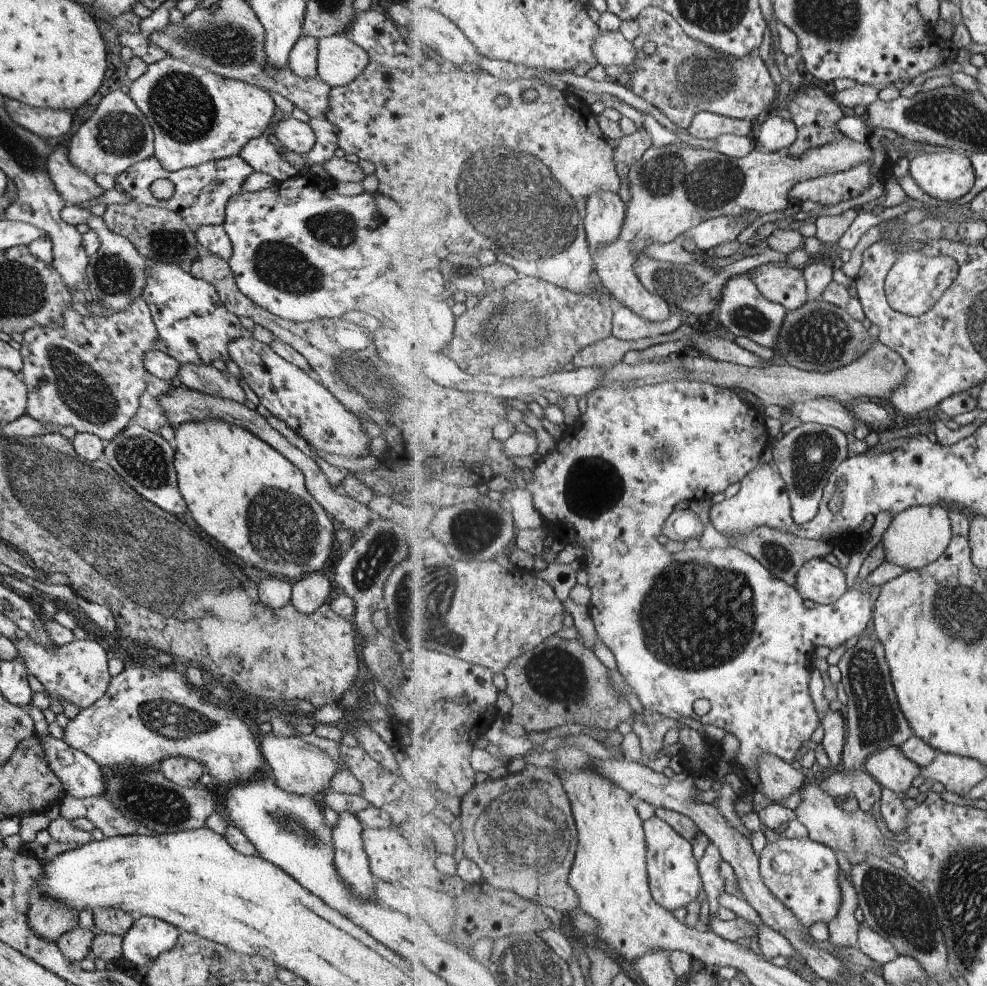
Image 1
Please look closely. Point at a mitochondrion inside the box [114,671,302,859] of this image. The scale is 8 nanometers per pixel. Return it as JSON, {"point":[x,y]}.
{"point":[169,719]}

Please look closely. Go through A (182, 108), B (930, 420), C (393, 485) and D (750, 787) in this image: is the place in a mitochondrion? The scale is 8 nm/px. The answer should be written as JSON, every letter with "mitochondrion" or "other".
{"A":"mitochondrion","B":"other","C":"other","D":"other"}

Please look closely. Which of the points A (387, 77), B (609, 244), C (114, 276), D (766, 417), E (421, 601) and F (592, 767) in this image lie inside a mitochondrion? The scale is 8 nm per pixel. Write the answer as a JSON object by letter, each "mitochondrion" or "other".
{"A":"other","B":"other","C":"mitochondrion","D":"other","E":"mitochondrion","F":"other"}

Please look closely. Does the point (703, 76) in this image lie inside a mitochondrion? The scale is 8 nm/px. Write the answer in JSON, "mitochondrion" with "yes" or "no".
{"mitochondrion":"yes"}

